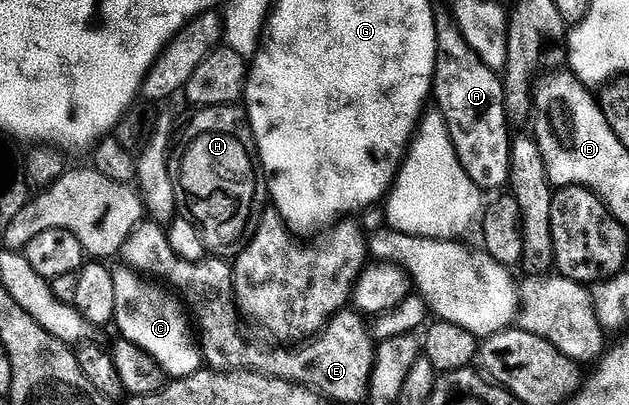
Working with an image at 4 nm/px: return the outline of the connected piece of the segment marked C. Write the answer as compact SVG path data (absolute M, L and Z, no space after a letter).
M122 269L113 270L115 280L113 322L121 333L118 335L124 341L143 348L143 352L150 354L170 379L186 378L202 369L201 348L195 341L195 334L191 329L191 318L186 307L168 289L160 290L159 287L151 286L147 283L150 281L144 280L130 269Z

